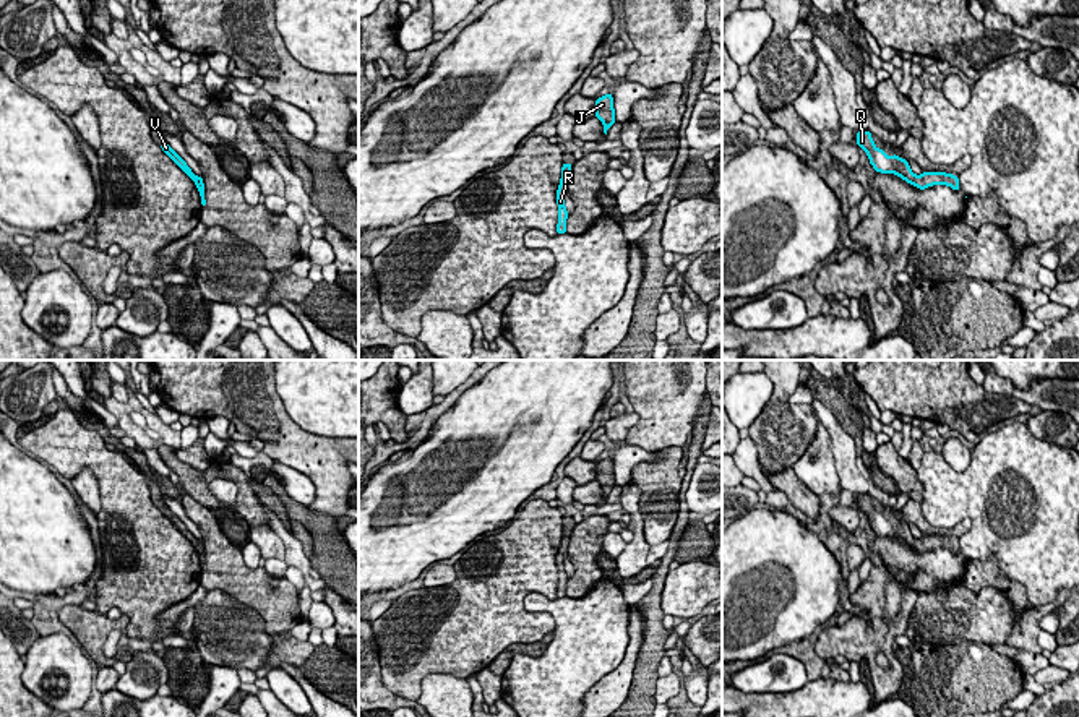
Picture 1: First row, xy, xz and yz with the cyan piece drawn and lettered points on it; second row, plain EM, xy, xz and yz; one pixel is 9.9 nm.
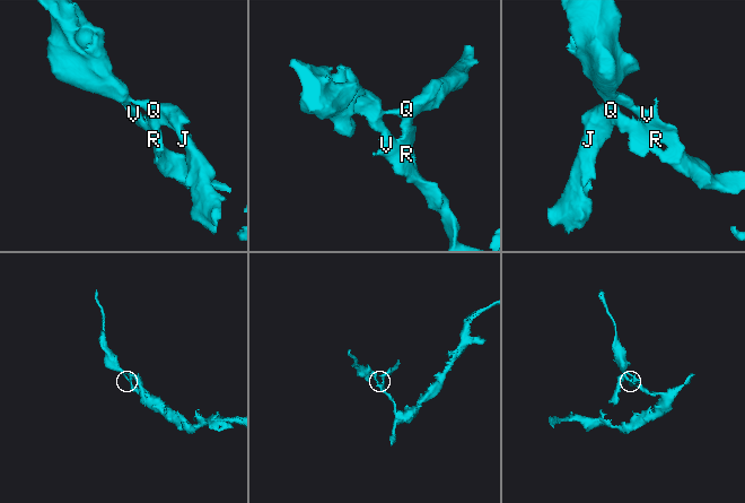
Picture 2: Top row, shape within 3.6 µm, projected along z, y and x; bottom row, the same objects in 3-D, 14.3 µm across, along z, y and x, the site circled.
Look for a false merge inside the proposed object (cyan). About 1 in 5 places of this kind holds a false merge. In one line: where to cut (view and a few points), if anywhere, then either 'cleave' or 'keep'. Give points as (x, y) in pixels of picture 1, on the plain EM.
no cut | keep

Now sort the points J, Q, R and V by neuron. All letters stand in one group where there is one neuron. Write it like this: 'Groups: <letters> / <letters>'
Groups: J Q R V

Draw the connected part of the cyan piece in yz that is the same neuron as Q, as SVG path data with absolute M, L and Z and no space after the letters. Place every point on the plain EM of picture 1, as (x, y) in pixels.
M868 493L857 495L857 508L866 516L875 535L896 537L907 547L915 548L918 553L925 553L933 548L948 548L954 555L961 552L959 540L952 537L922 535L920 539L915 539L904 521L899 521L896 516L889 521L883 513L878 513Z

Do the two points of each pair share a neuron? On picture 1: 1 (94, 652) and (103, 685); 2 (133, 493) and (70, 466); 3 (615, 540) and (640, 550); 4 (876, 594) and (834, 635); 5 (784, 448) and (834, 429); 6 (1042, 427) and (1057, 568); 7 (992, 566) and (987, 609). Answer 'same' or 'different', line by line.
1: different
2: same
3: different
4: same
5: different
6: different
7: different

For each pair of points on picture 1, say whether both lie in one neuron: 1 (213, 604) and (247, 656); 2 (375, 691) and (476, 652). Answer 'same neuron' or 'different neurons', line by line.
1: same neuron
2: different neurons

